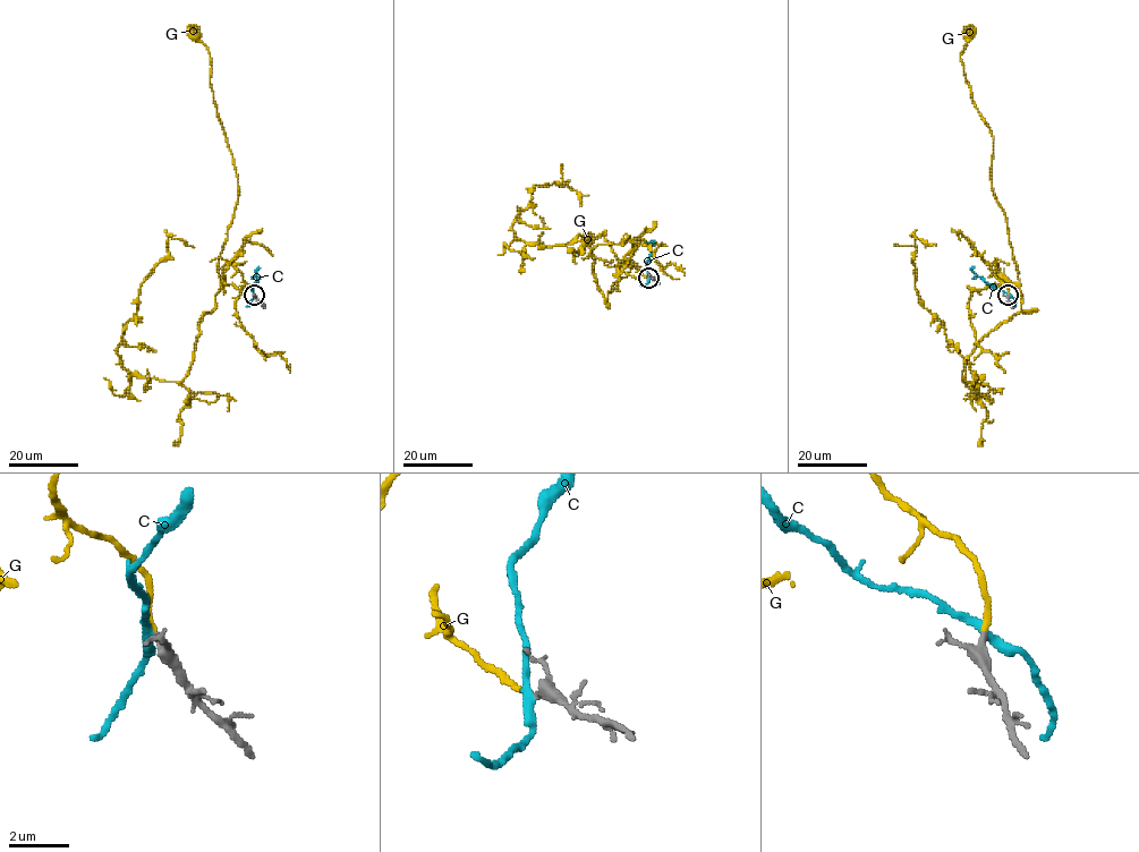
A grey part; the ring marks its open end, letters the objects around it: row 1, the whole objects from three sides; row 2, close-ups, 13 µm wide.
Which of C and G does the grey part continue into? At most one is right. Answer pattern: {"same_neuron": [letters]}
{"same_neuron": ["G"]}

